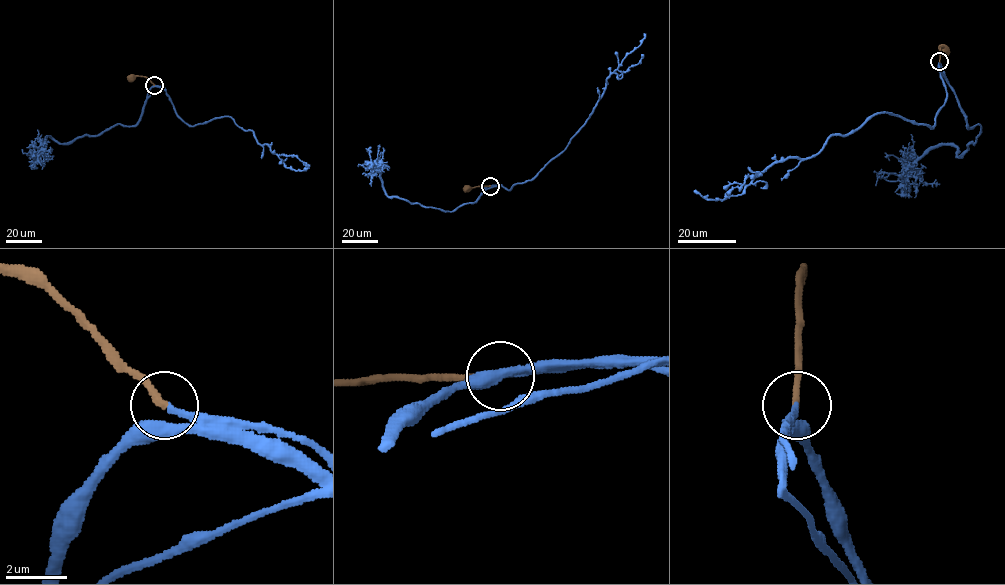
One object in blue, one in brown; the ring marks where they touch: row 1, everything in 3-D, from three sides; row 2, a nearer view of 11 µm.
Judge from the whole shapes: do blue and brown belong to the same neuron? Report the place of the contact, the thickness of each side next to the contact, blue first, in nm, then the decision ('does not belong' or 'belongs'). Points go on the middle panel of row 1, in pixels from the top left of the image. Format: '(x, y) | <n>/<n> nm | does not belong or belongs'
(490, 186) | 200/220 nm | belongs

